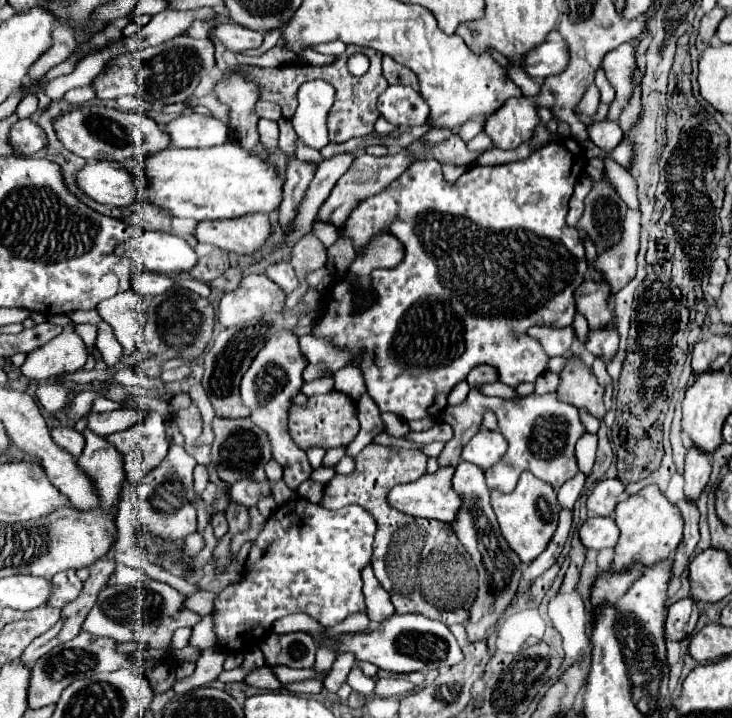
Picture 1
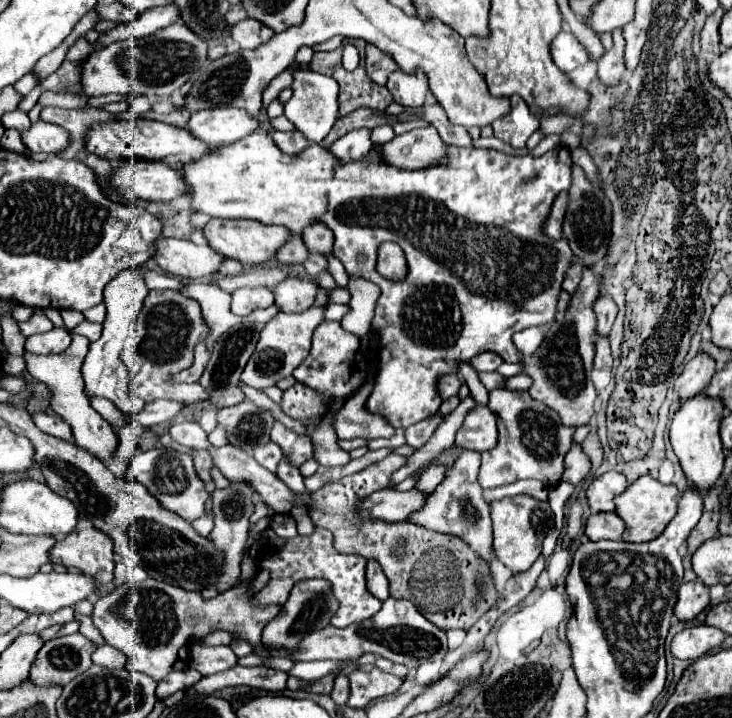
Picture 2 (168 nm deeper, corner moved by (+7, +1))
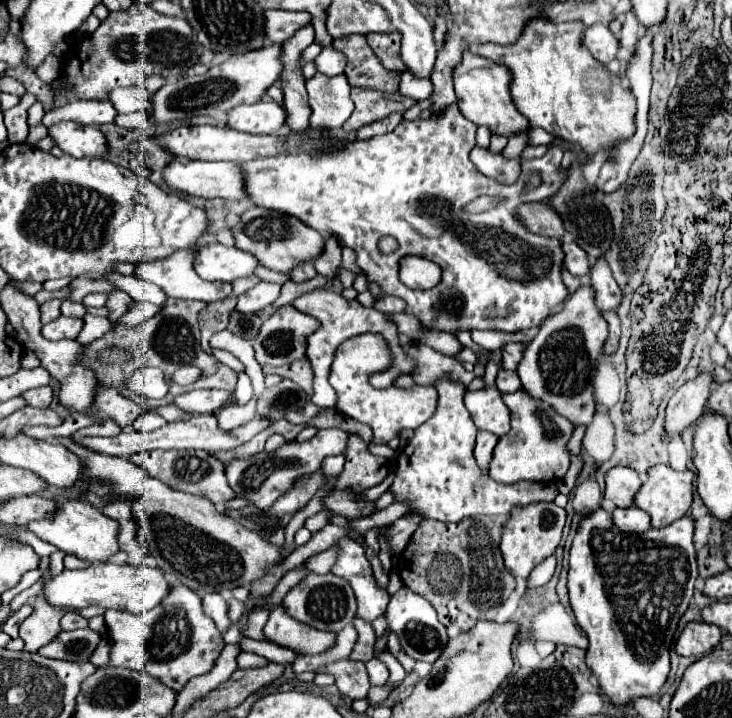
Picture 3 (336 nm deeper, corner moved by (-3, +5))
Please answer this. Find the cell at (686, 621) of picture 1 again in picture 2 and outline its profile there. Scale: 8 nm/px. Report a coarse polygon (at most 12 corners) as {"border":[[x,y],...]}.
{"border":[[682,583],[674,615],[692,621],[710,603],[710,587]]}

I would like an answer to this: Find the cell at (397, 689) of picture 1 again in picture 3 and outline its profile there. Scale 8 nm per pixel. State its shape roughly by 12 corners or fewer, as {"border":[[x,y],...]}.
{"border":[[380,659],[366,663],[370,685],[382,687],[388,679],[388,669]]}

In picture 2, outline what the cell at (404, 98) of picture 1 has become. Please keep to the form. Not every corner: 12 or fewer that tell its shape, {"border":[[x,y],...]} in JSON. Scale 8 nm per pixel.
{"border":[[420,69],[396,71],[386,85],[394,101],[420,107],[428,79]]}

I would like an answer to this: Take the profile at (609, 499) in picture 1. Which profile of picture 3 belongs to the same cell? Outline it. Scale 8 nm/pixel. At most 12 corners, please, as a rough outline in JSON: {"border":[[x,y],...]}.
{"border":[[630,467],[606,473],[606,493],[616,507],[630,507],[640,475]]}

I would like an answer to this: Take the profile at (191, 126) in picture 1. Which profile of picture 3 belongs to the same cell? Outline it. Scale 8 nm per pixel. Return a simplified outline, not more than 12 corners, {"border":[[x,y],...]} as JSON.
{"border":[[274,101],[238,105],[226,127],[278,133],[286,111]]}

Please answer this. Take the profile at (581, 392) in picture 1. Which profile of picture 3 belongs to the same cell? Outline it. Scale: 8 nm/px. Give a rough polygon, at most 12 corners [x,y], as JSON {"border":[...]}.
{"border":[[586,283],[542,323],[522,389],[574,425],[596,413],[608,323]]}

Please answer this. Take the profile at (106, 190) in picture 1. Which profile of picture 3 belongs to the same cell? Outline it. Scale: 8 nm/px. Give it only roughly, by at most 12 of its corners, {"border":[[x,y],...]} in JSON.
{"border":[[172,159],[162,179],[204,199],[246,199],[238,163]]}

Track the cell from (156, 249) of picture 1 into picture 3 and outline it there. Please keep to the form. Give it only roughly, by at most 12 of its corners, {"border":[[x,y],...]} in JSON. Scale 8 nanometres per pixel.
{"border":[[208,243],[196,249],[194,267],[206,281],[254,273],[246,251]]}

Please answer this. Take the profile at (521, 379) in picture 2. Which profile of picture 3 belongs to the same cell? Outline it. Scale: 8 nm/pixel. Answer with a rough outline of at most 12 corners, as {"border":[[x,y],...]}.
{"border":[[498,371],[500,393],[522,389],[516,371]]}

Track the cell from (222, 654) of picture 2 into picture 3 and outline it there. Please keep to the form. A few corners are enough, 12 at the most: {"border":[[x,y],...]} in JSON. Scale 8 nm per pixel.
{"border":[[204,595],[204,613],[214,619],[220,635],[232,625],[222,595]]}

